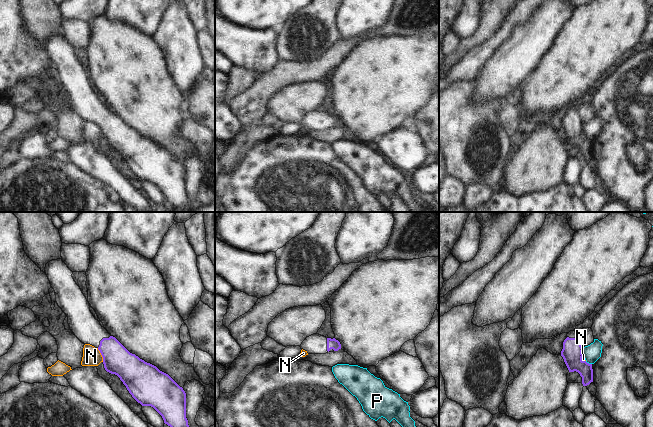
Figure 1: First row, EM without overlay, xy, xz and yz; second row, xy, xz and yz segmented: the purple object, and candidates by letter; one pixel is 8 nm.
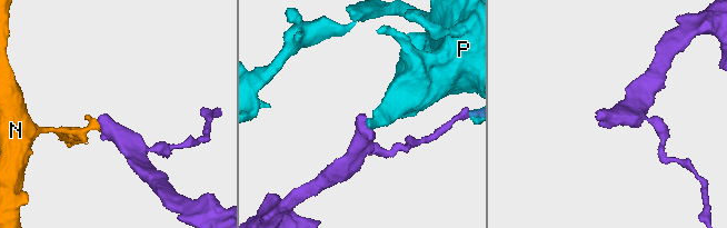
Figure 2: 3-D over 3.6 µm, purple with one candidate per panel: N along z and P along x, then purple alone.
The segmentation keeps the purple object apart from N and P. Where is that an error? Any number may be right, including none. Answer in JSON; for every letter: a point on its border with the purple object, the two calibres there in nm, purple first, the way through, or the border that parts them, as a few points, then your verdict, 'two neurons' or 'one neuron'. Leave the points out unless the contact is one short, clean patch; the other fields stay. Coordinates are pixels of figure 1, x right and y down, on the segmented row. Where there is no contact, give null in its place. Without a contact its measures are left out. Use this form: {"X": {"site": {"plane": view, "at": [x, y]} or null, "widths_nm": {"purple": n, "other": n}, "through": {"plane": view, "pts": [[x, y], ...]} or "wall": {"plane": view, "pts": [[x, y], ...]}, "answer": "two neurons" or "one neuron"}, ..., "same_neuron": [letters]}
{"N": {"site": {"plane": "xy", "at": [101, 354]}, "widths_nm": {"purple": 220, "other": 140}, "answer": "two neurons"}, "P": {"site": {"plane": "yz", "at": [581, 352]}, "widths_nm": {"purple": 160, "other": 140}, "wall": {"plane": "yz", "pts": [[583, 348], [582, 356]]}, "answer": "two neurons"}, "same_neuron": []}

